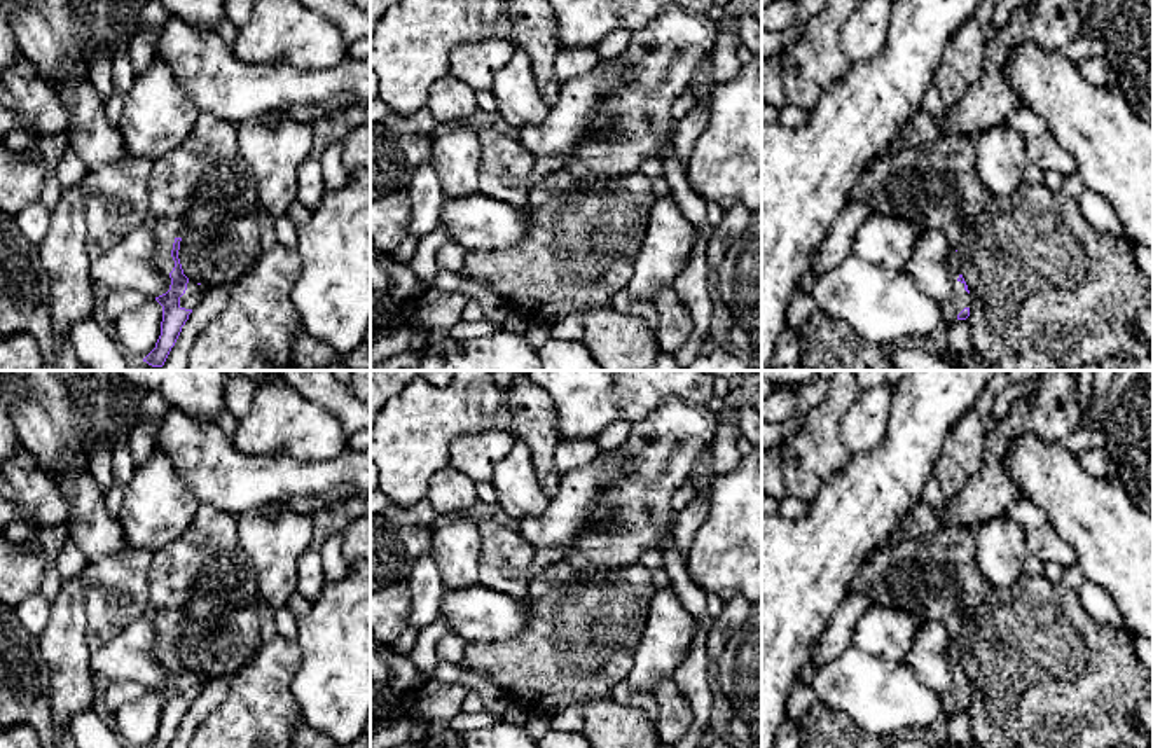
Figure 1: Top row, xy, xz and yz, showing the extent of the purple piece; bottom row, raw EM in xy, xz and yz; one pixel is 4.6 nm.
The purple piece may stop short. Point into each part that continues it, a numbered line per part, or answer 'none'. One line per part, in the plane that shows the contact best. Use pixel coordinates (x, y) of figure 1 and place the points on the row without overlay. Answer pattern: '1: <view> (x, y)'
1: xy (203, 574)

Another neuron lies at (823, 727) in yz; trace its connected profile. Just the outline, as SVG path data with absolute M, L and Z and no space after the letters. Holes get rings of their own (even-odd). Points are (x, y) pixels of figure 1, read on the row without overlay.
M816 701L798 722L800 748L889 748L882 738L861 731L846 713Z

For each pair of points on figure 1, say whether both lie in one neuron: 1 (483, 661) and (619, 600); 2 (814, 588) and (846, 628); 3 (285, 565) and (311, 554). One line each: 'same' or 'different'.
1: same
2: different
3: different

